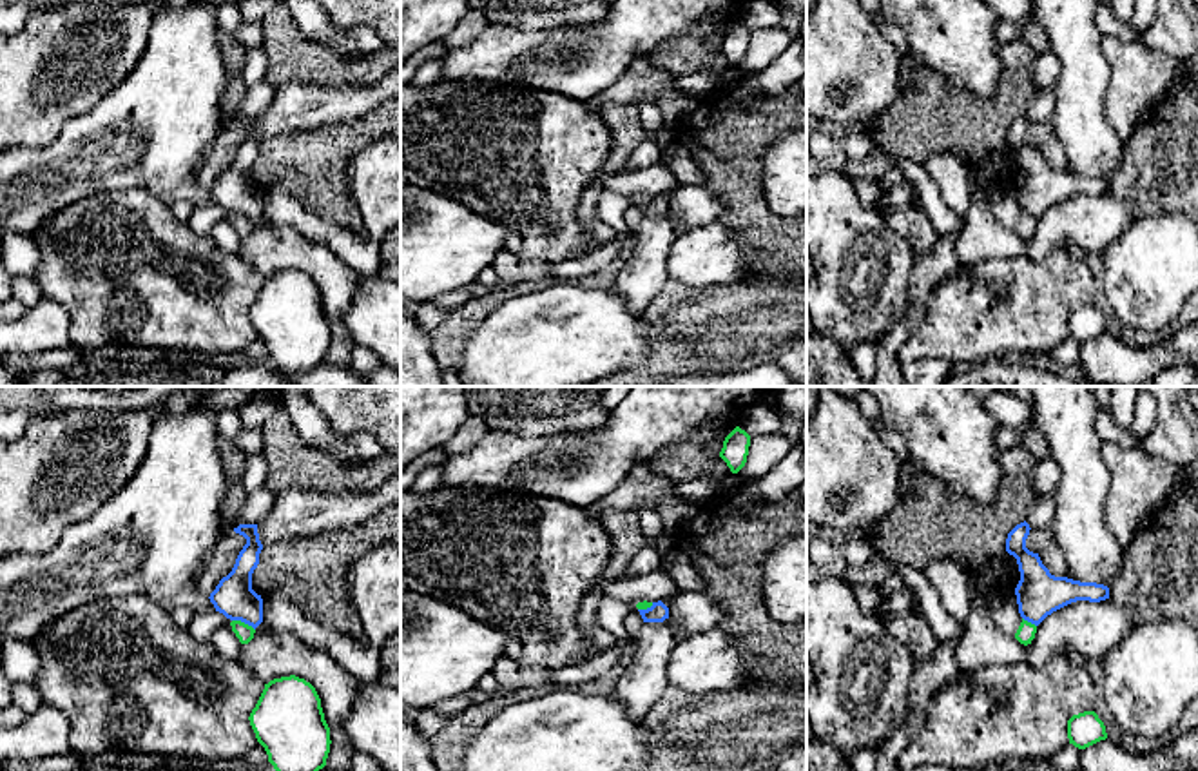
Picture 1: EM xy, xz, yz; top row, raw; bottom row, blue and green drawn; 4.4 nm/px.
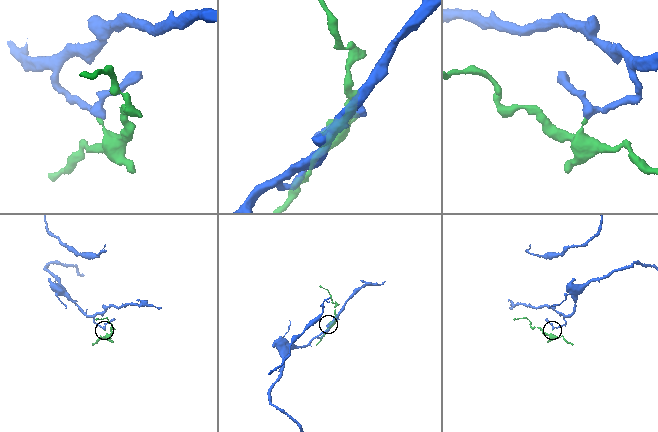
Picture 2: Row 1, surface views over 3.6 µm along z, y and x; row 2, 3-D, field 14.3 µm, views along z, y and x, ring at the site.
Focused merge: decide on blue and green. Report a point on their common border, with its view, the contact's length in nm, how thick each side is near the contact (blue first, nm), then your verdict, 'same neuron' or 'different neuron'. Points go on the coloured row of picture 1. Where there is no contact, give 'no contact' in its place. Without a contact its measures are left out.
xy (243, 621) | 120 nm | 180/80 nm | different neuron

